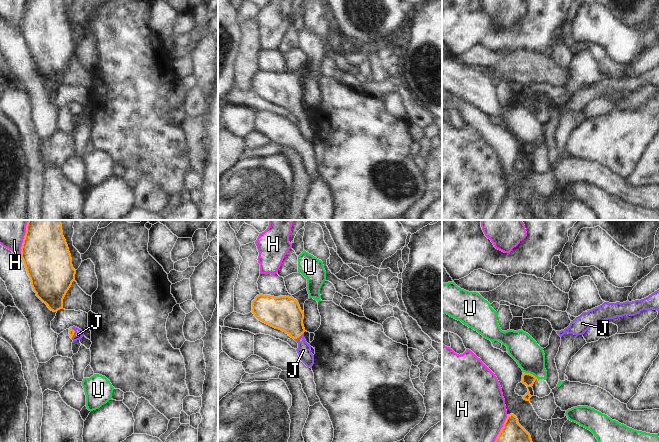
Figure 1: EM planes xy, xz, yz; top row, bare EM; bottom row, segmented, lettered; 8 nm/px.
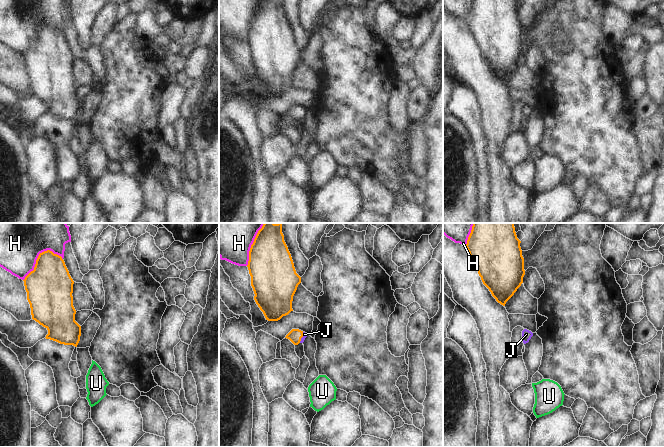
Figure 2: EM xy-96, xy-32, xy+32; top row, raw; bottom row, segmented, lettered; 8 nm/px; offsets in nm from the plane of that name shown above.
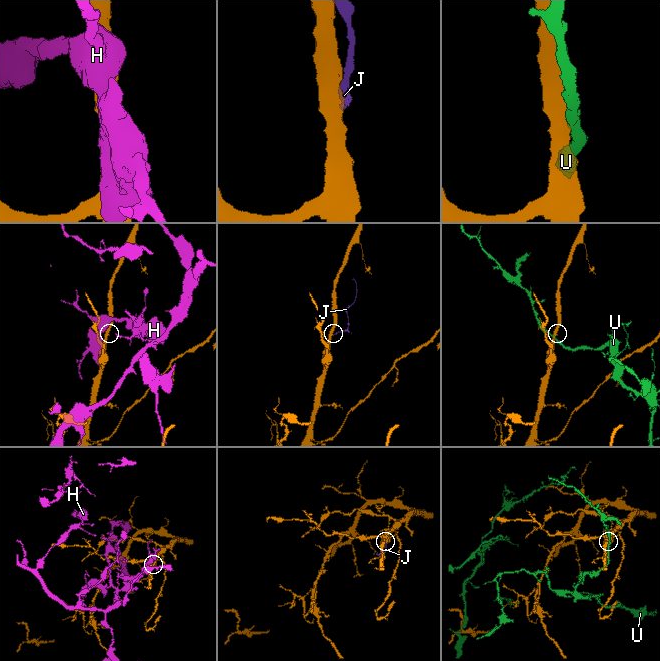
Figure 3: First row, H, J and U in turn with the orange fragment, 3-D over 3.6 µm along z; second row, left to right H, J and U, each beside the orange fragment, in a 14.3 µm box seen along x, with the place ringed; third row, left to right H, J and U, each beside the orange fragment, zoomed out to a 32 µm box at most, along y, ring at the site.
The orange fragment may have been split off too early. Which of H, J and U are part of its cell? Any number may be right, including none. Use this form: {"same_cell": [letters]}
{"same_cell": ["J"]}

